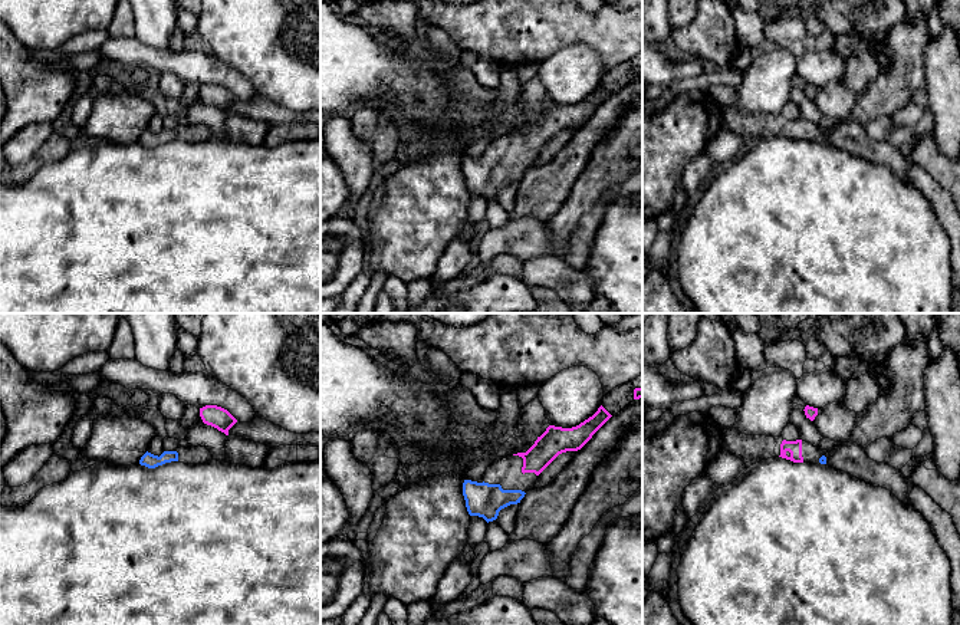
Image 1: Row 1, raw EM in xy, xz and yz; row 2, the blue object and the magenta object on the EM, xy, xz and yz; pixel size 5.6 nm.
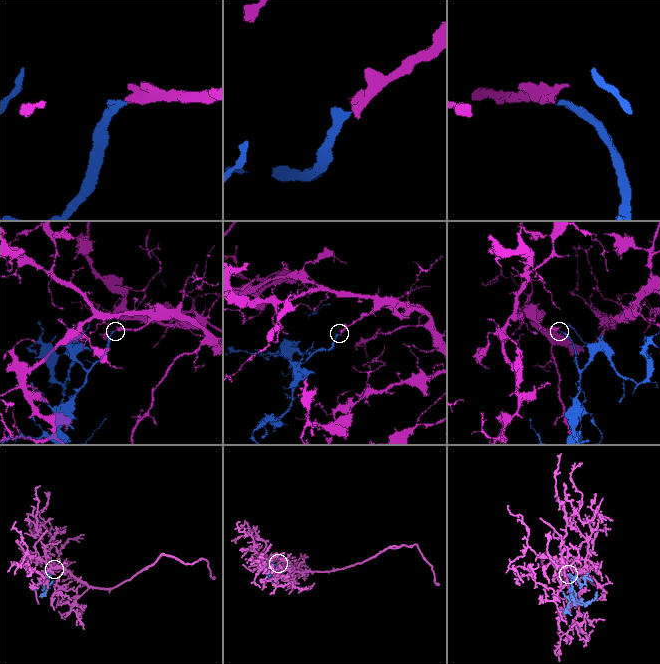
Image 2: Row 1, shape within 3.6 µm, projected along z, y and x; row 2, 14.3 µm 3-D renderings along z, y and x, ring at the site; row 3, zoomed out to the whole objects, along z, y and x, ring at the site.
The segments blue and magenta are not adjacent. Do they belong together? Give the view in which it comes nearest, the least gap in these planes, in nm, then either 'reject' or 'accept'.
nearest in yz; 100 nm apart; accept

